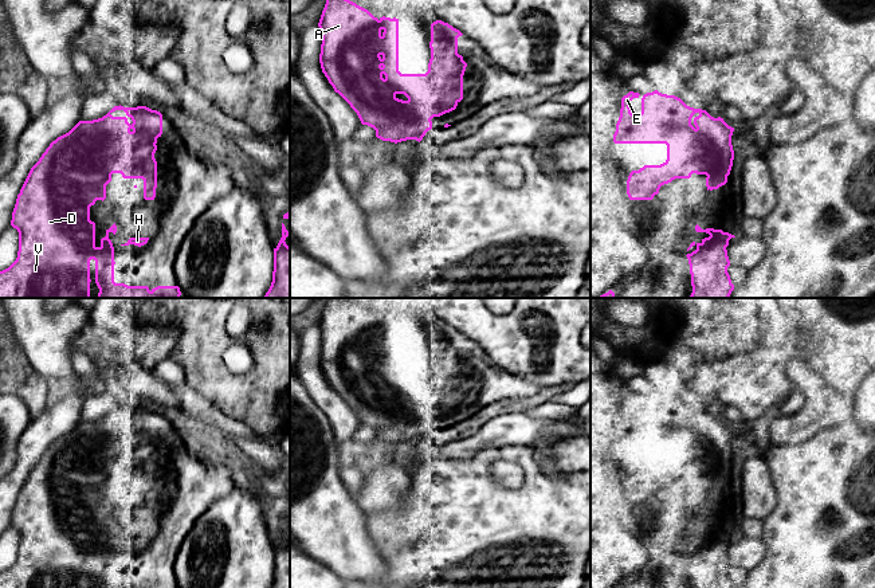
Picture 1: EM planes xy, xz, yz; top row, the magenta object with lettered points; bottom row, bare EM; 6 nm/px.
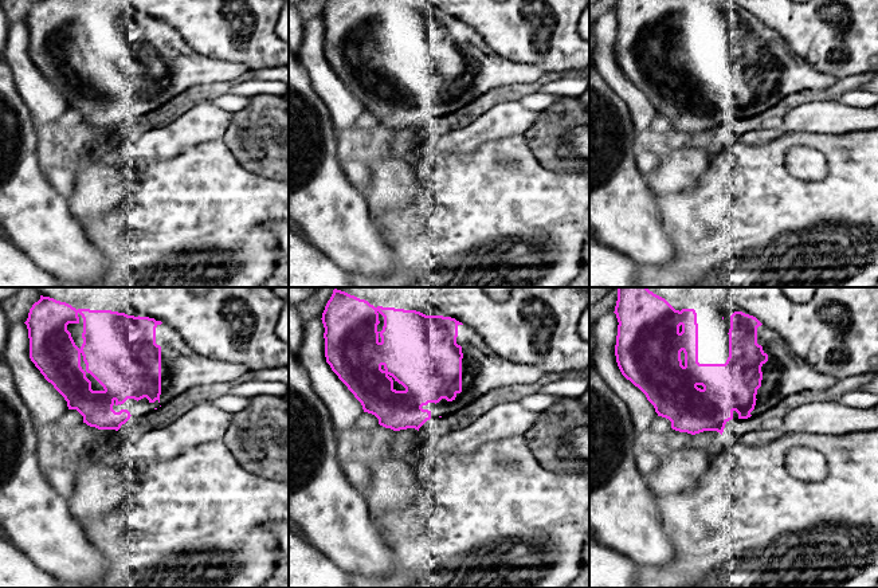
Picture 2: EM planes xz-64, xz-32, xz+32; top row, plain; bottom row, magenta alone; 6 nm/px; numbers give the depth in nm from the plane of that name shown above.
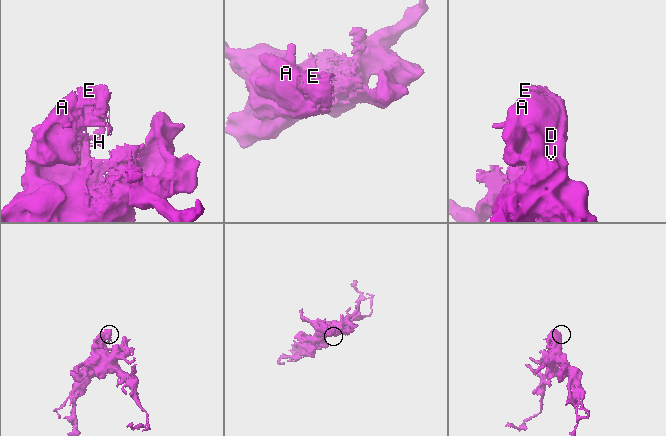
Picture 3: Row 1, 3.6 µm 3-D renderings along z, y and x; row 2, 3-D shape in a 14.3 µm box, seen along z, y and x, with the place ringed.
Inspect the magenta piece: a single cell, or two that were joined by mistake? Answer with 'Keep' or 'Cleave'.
Keep

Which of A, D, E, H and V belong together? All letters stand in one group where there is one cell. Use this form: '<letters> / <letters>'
A D E H V

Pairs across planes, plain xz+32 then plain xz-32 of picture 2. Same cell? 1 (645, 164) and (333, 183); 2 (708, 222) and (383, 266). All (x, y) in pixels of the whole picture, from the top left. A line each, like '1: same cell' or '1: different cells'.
1: different cells
2: different cells

